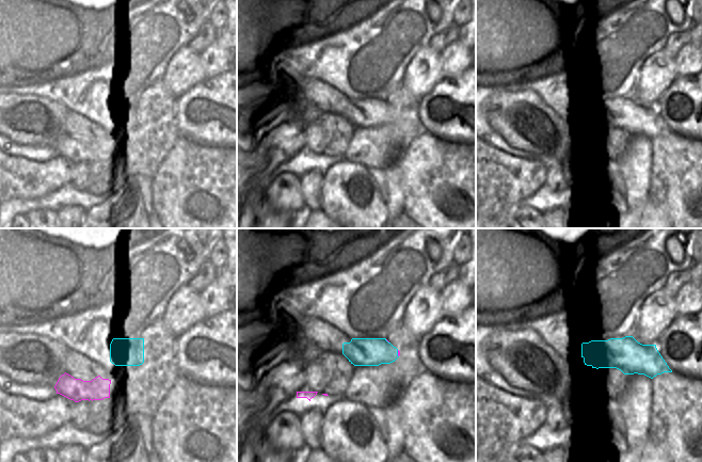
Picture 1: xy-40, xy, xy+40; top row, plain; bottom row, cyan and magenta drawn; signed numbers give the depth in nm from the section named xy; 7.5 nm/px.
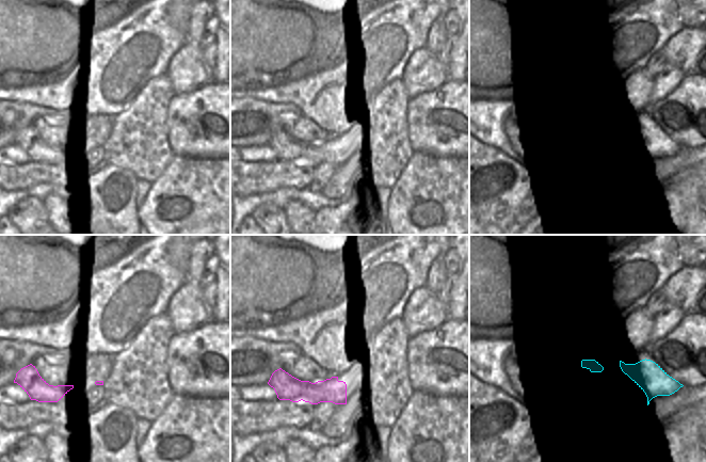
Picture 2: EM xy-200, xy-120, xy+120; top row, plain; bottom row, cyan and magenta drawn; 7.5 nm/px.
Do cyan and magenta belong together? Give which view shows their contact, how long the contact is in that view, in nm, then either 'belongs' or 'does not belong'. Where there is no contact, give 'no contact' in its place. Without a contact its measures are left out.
xy | 60 nm | belongs

